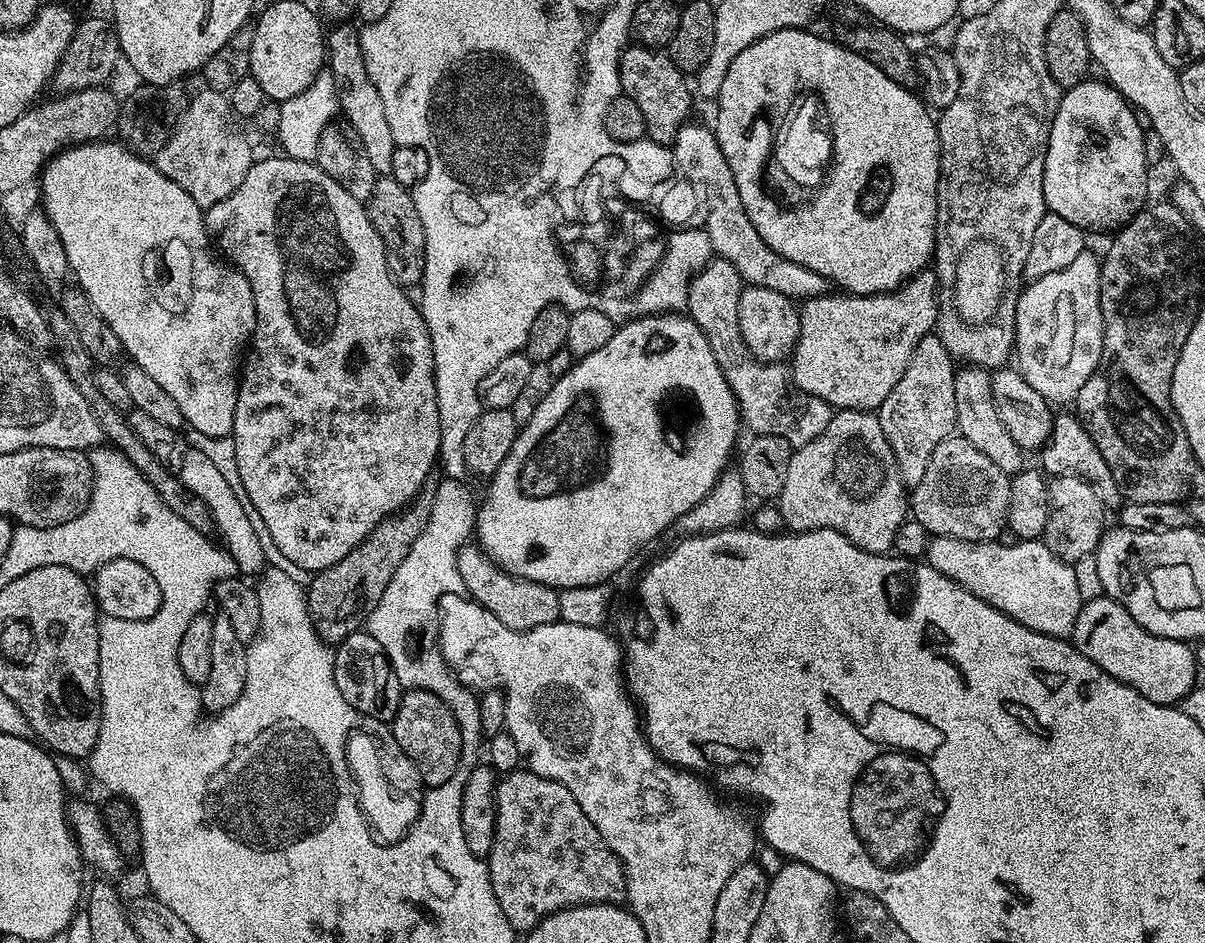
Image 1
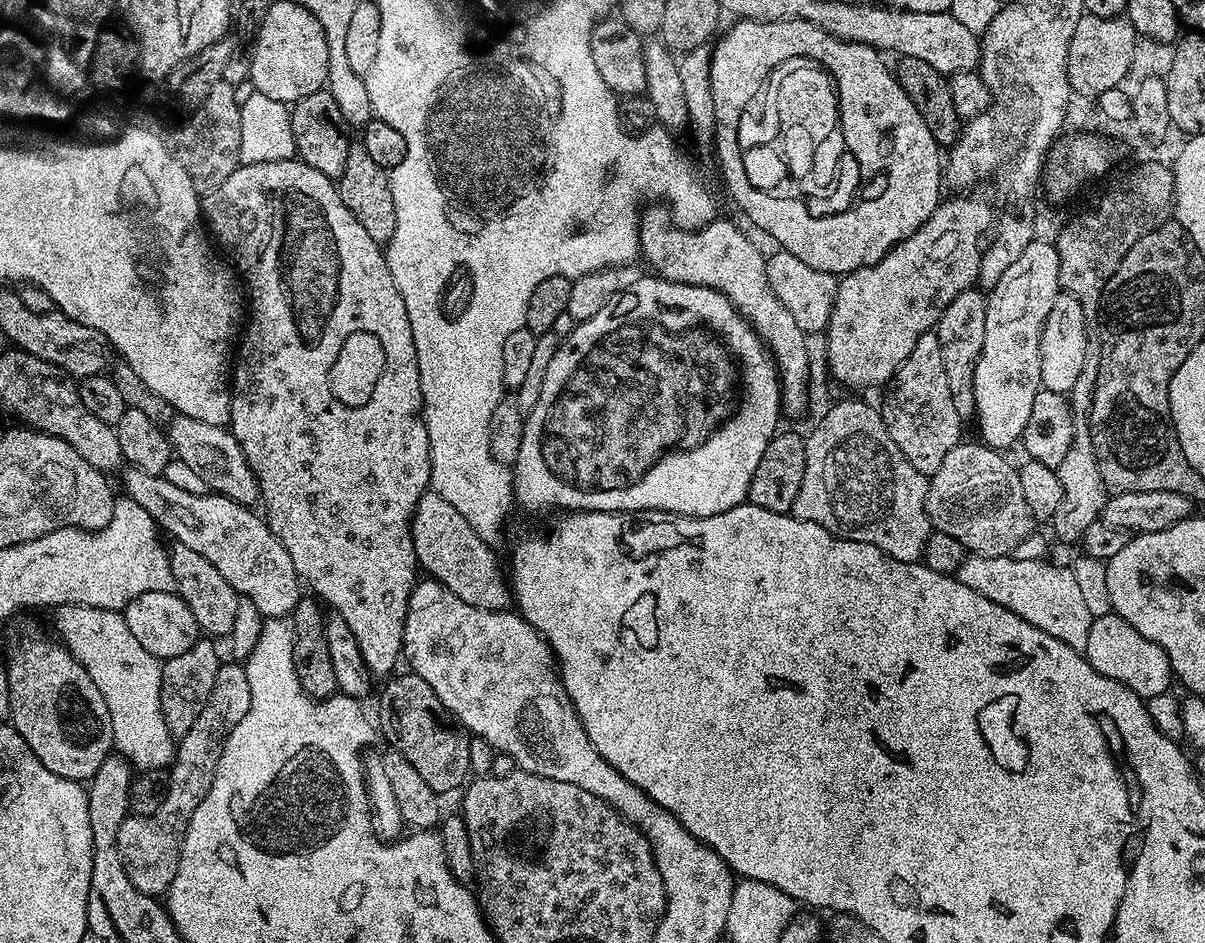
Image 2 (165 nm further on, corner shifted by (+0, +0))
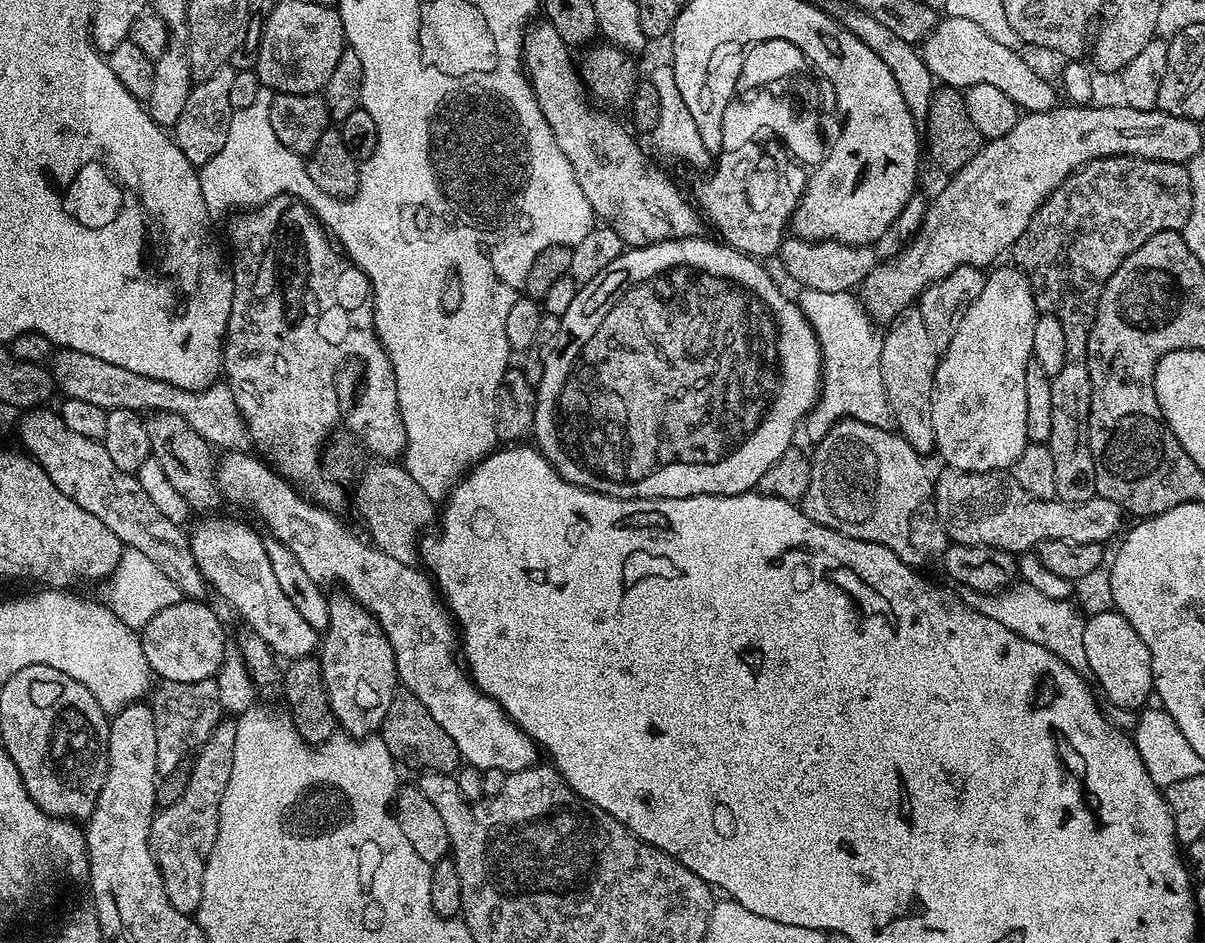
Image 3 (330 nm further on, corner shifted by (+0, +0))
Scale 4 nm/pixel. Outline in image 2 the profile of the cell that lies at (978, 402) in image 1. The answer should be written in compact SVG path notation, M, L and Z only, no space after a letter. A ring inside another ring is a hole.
M969 290L958 294L950 306L940 316L935 326L935 334L942 346L942 362L946 362L946 378L950 382L950 394L954 398L954 406L958 410L961 421L973 419L976 411L976 399L972 393L974 370L978 358L982 354L983 343L986 342L986 306L985 293L980 290Z

